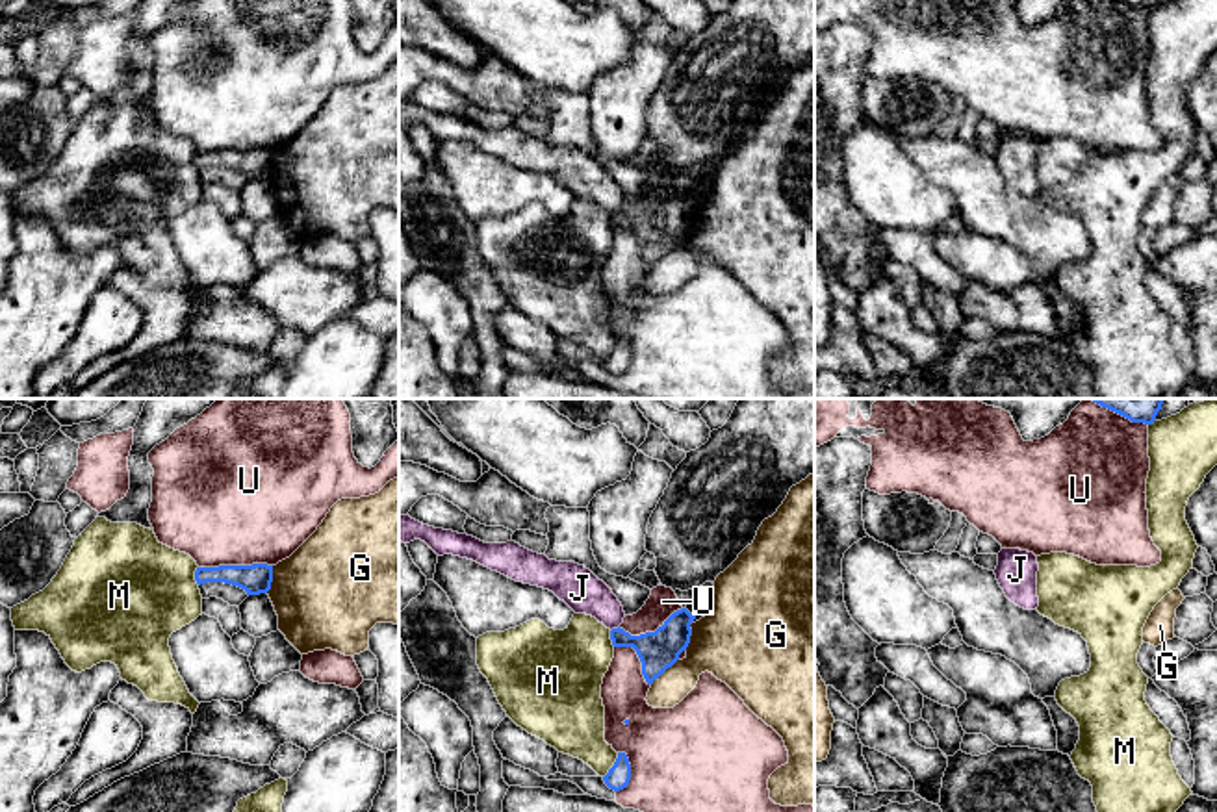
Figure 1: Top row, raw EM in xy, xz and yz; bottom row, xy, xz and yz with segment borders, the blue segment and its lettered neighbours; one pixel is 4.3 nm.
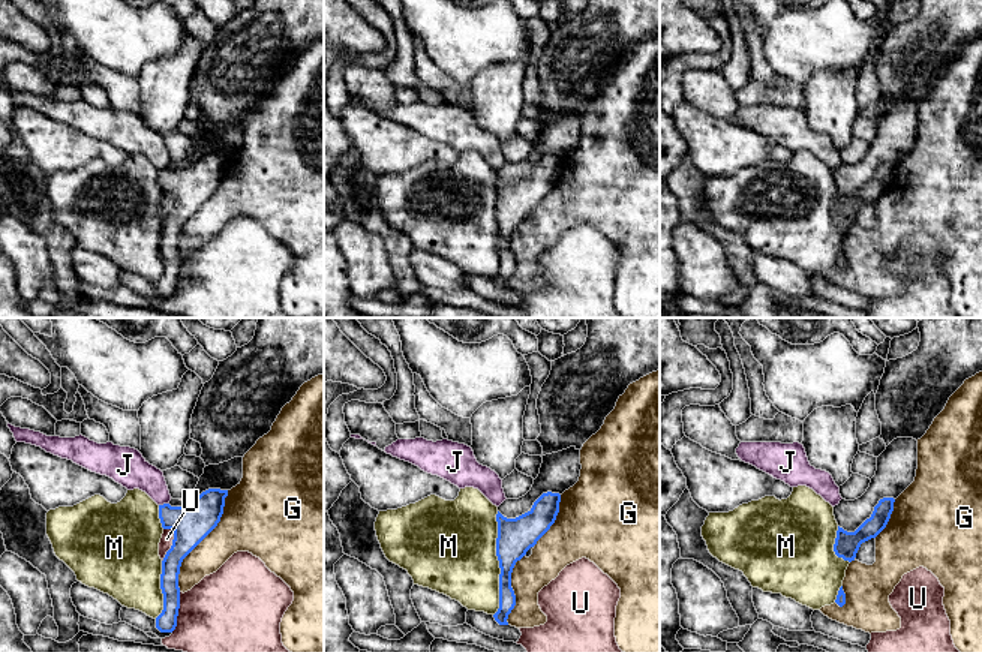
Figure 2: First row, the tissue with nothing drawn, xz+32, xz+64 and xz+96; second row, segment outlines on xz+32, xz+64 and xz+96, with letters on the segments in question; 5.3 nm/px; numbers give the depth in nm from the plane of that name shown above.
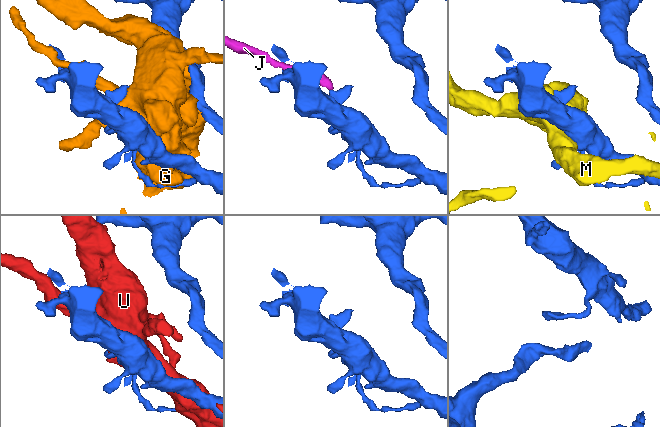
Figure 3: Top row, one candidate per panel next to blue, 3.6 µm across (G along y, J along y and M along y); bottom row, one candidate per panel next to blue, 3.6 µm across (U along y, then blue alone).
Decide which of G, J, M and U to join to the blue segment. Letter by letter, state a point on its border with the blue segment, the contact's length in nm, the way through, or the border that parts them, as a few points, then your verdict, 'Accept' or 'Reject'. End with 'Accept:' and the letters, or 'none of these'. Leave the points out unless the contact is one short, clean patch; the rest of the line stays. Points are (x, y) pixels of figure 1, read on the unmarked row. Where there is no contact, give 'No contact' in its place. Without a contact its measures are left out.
G: Touches blue at xz (663, 256). Shared border 170 nm. Reject
J: Touches blue at xz (614, 214). Shared border 50 nm. Boundary: xz (618, 210), (611, 215). Reject
M: Touches blue at xz (613, 351). Shared border 130 nm. Reject
U: Touches blue at xy (234, 151). Shared border 320 nm. Reject
Accept: none of these

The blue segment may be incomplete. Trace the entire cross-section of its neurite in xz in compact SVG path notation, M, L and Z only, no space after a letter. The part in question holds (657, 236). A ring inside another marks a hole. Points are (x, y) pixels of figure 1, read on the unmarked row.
M686 193L673 197L655 217L631 221L623 213L612 213L610 224L614 232L633 232L642 247L642 260L653 269L668 252L672 252L683 235L686 235L692 221L692 206L696 204Z

